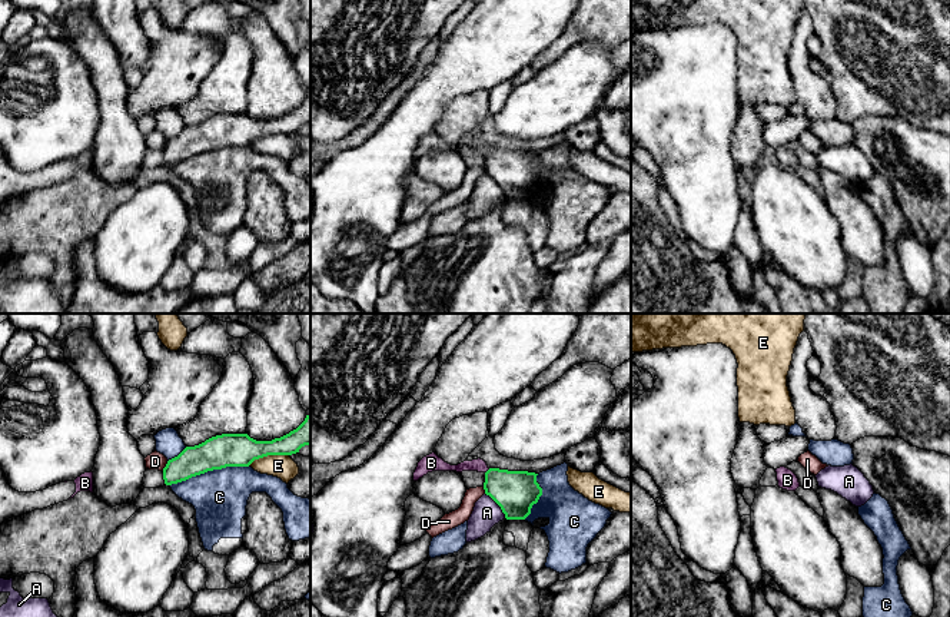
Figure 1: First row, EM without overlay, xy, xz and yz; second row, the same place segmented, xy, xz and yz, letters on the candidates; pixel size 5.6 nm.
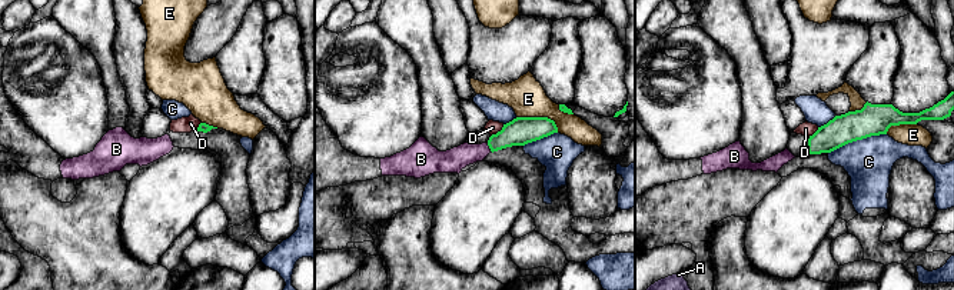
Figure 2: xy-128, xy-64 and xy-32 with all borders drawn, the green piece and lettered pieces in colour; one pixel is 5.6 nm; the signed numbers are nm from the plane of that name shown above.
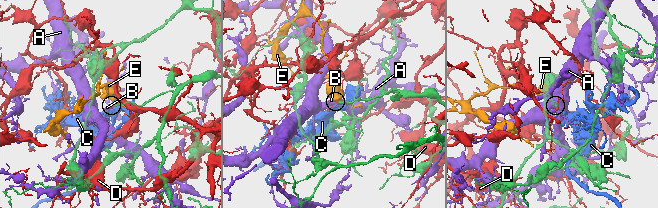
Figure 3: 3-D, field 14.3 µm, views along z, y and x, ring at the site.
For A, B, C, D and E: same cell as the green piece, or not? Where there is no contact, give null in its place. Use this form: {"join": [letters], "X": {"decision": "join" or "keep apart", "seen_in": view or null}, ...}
{"join": ["B"], "A": {"decision": "keep apart", "seen_in": "xz"}, "B": {"decision": "join", "seen_in": "xz"}, "C": {"decision": "keep apart", "seen_in": "xy"}, "D": {"decision": "keep apart", "seen_in": "xy"}, "E": {"decision": "keep apart", "seen_in": "xy"}}

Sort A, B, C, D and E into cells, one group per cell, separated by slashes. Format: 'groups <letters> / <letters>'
groups A / B / C / D / E

